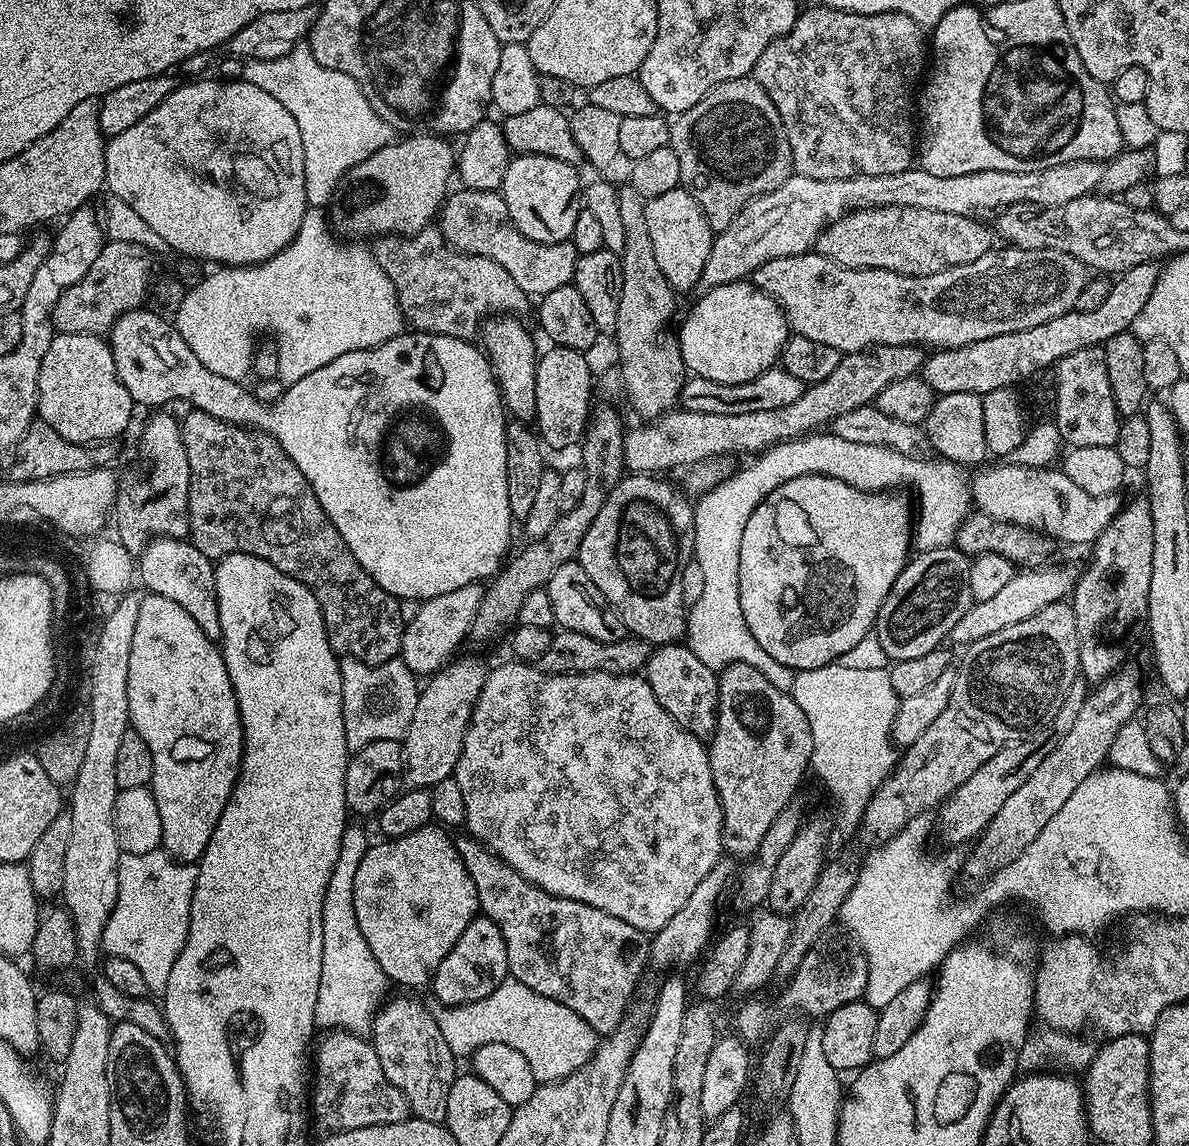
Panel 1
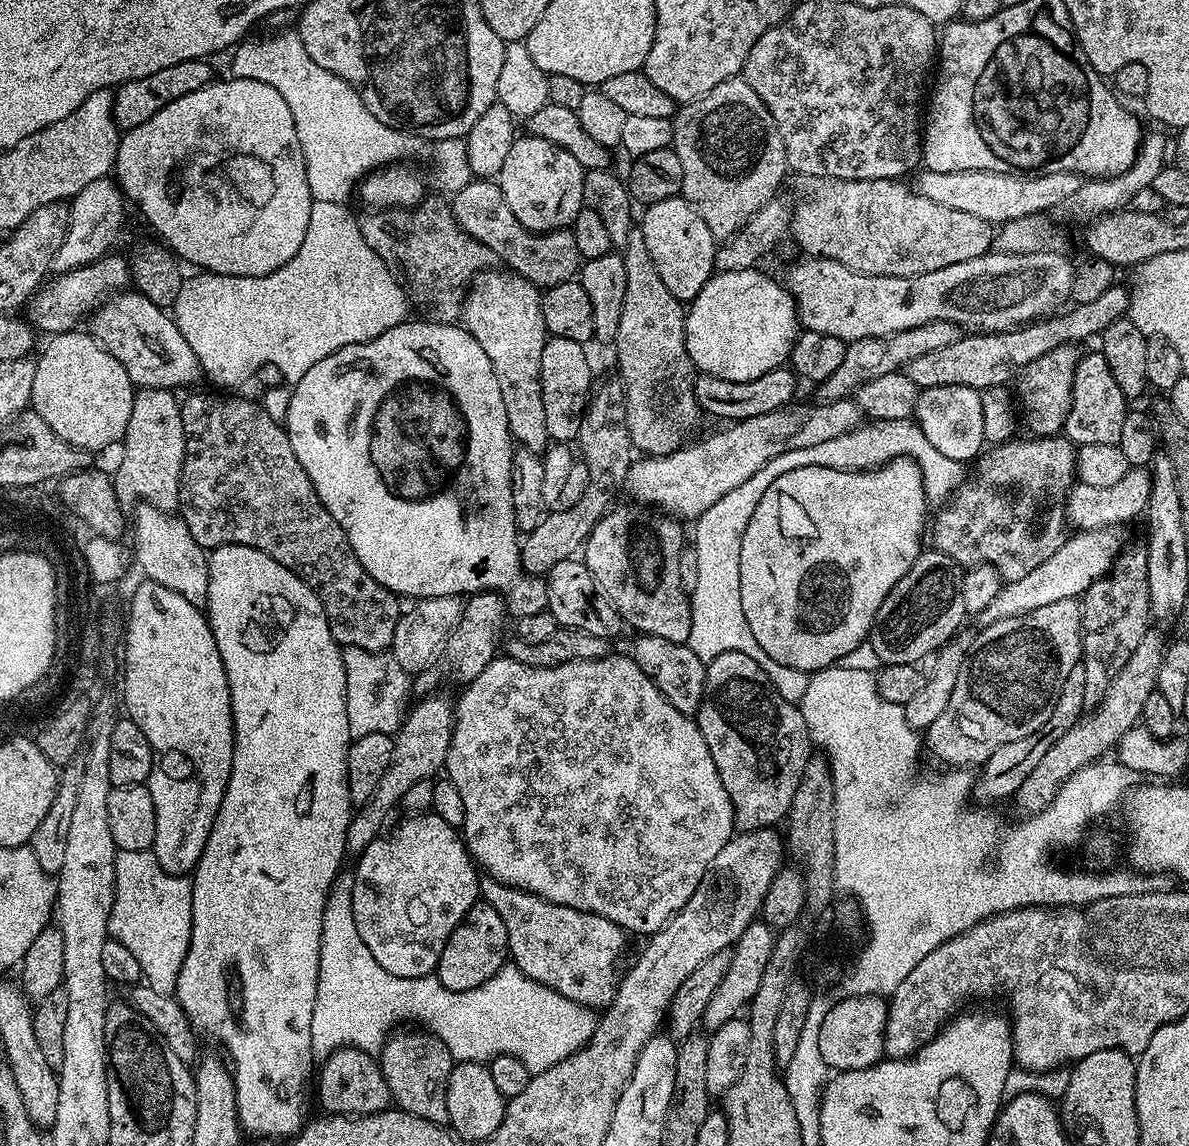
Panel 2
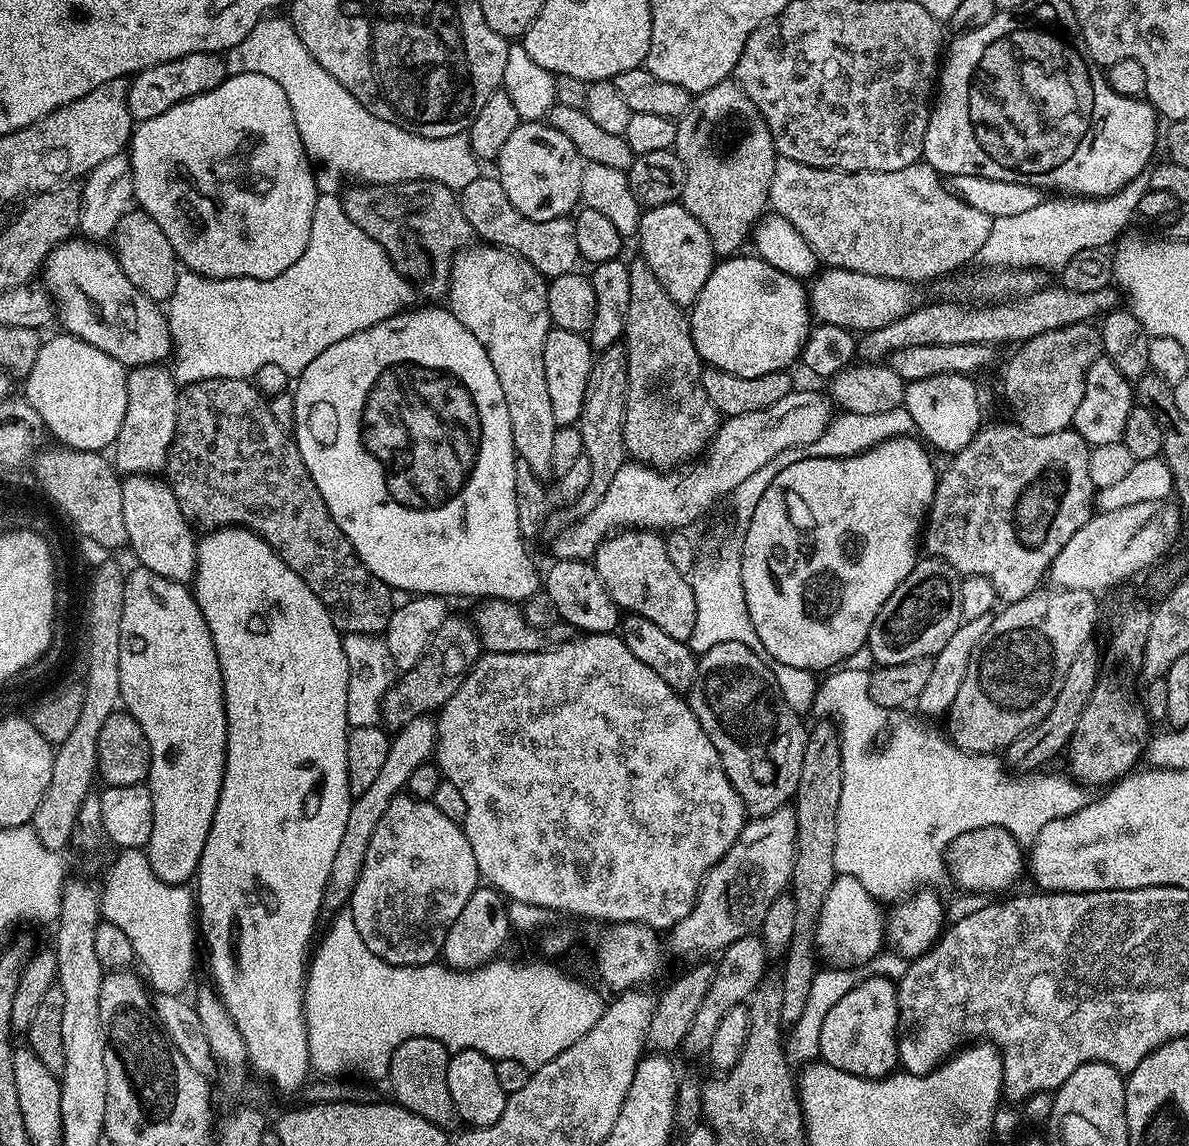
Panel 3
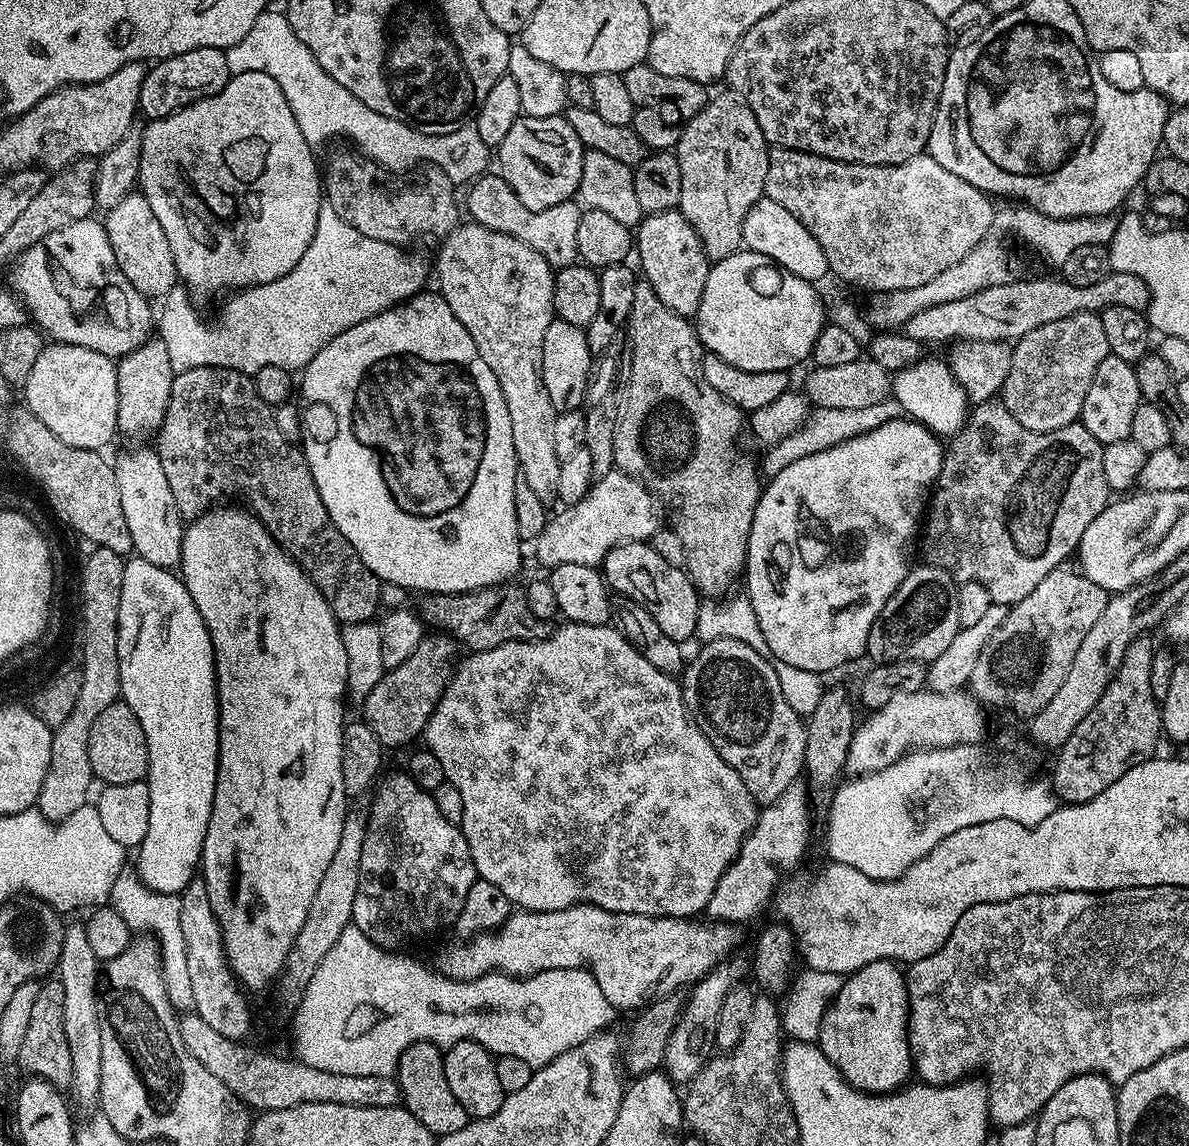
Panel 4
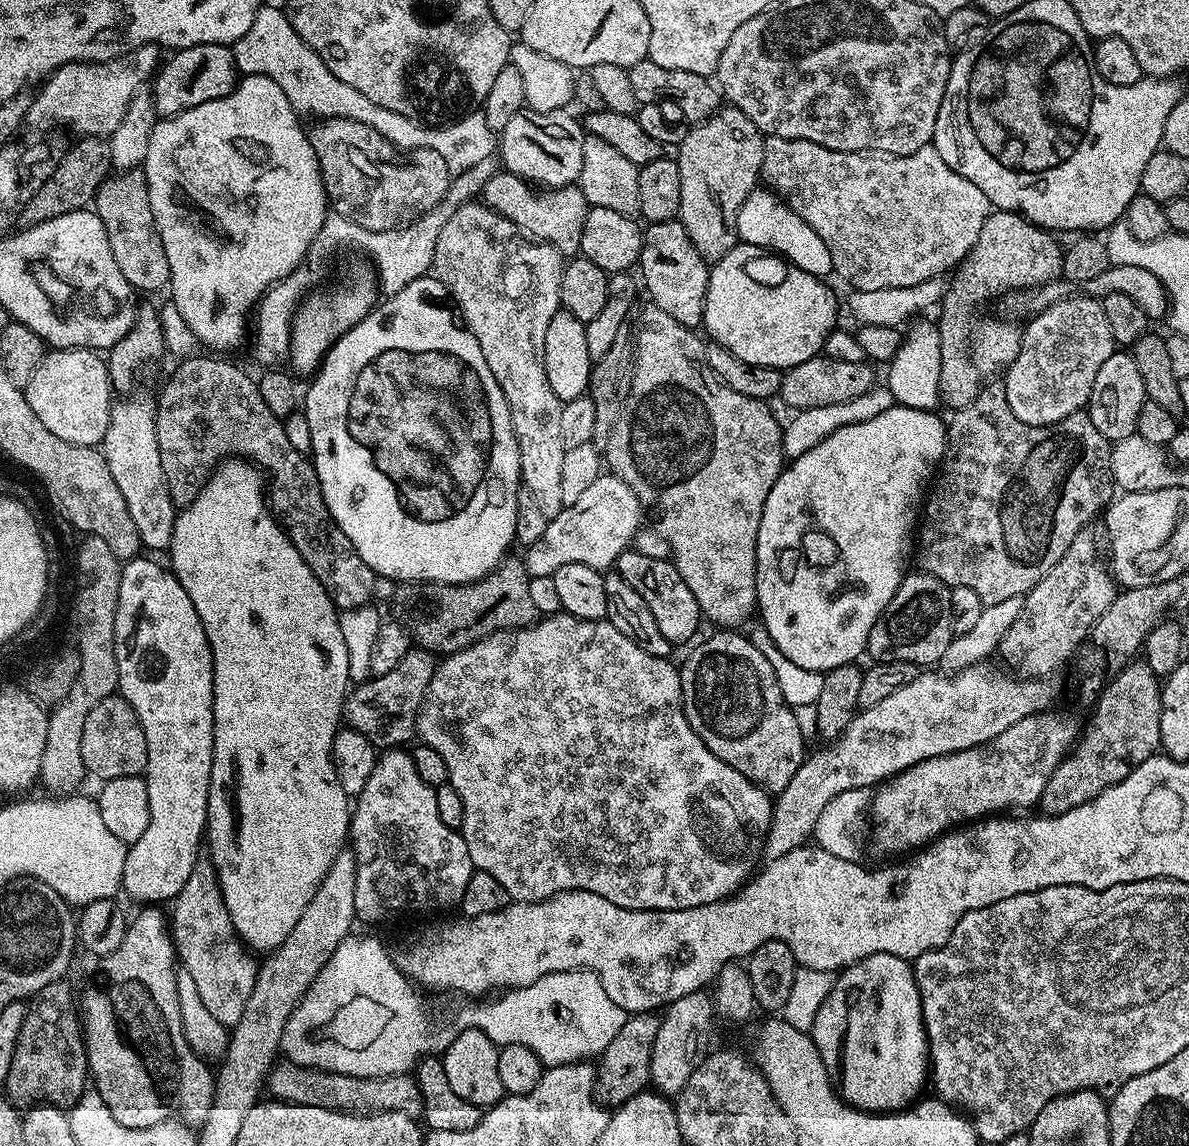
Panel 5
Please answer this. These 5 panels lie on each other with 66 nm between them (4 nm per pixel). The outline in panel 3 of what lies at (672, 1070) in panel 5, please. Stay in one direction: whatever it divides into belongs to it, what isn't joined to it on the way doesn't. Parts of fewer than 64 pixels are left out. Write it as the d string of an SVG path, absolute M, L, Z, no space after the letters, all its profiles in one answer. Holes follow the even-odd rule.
M756 934L738 938L738 942L734 942L719 953L718 960L720 965L711 973L706 998L702 1006L698 1006L698 1014L694 1014L694 1022L682 1045L683 1051L688 1051L692 1056L703 1057L707 1053L710 1042L714 1042L714 1033L718 1031L718 1022L722 1022L726 1010L747 1001L750 993L766 978L767 972L764 971L770 963L769 954L764 949L764 941Z

